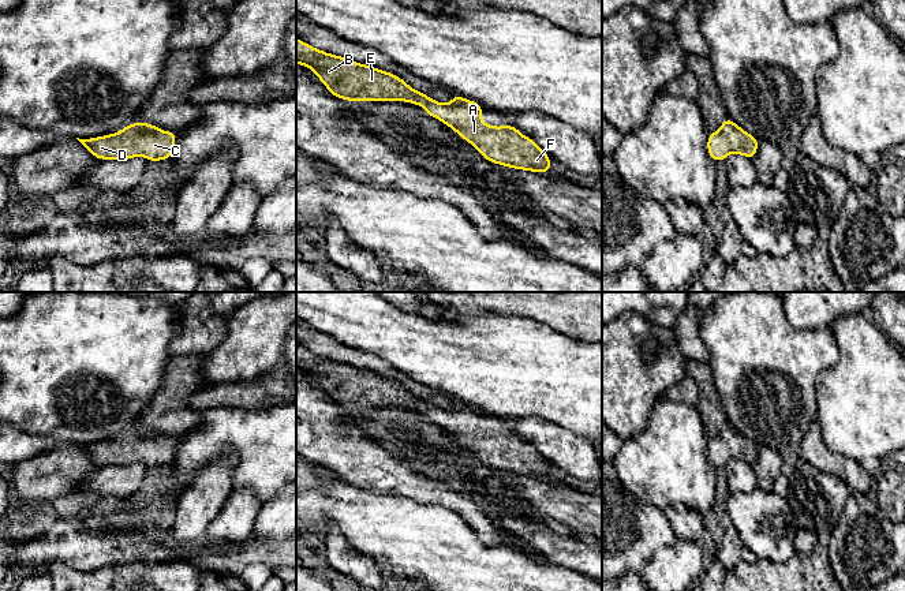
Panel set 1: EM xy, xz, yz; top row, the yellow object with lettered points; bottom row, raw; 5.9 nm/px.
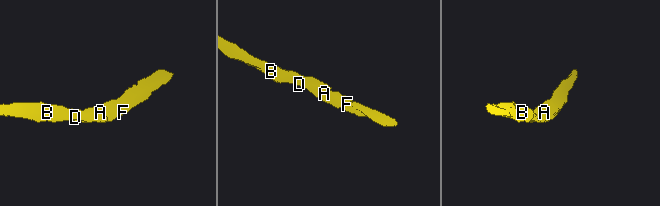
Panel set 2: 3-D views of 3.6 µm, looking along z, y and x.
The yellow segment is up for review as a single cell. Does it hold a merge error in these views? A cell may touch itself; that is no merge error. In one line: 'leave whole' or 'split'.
leave whole

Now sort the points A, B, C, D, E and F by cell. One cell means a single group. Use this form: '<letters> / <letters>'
A B C D E F

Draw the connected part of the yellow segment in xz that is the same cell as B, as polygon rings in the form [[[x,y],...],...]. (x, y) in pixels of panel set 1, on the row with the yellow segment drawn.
[[[296,38],[296,63],[313,70],[328,91],[351,102],[404,101],[425,108],[472,145],[489,162],[536,173],[550,172],[551,158],[513,124],[494,127],[482,121],[480,104],[456,94],[442,104],[412,89],[397,75],[336,56]]]

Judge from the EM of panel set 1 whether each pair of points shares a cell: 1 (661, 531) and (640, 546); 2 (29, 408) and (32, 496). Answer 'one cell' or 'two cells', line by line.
1: one cell
2: two cells

